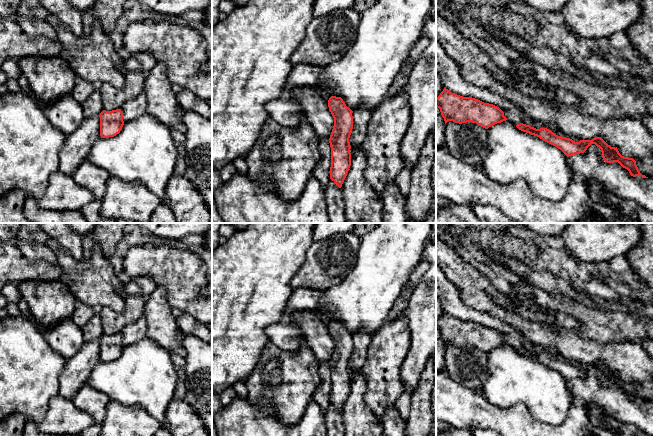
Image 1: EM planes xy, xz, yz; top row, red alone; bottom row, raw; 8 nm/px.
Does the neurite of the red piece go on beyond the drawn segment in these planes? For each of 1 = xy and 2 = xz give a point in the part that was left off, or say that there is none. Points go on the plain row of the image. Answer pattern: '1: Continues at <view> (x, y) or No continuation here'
1: No continuation here
2: No continuation here

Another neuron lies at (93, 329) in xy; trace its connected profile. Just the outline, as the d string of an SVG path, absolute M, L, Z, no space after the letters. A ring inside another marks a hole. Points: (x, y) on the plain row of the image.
M98 310L91 317L91 319L81 328L81 330L85 341L100 339L100 337L104 333L103 333L103 326L101 323L101 317Z

